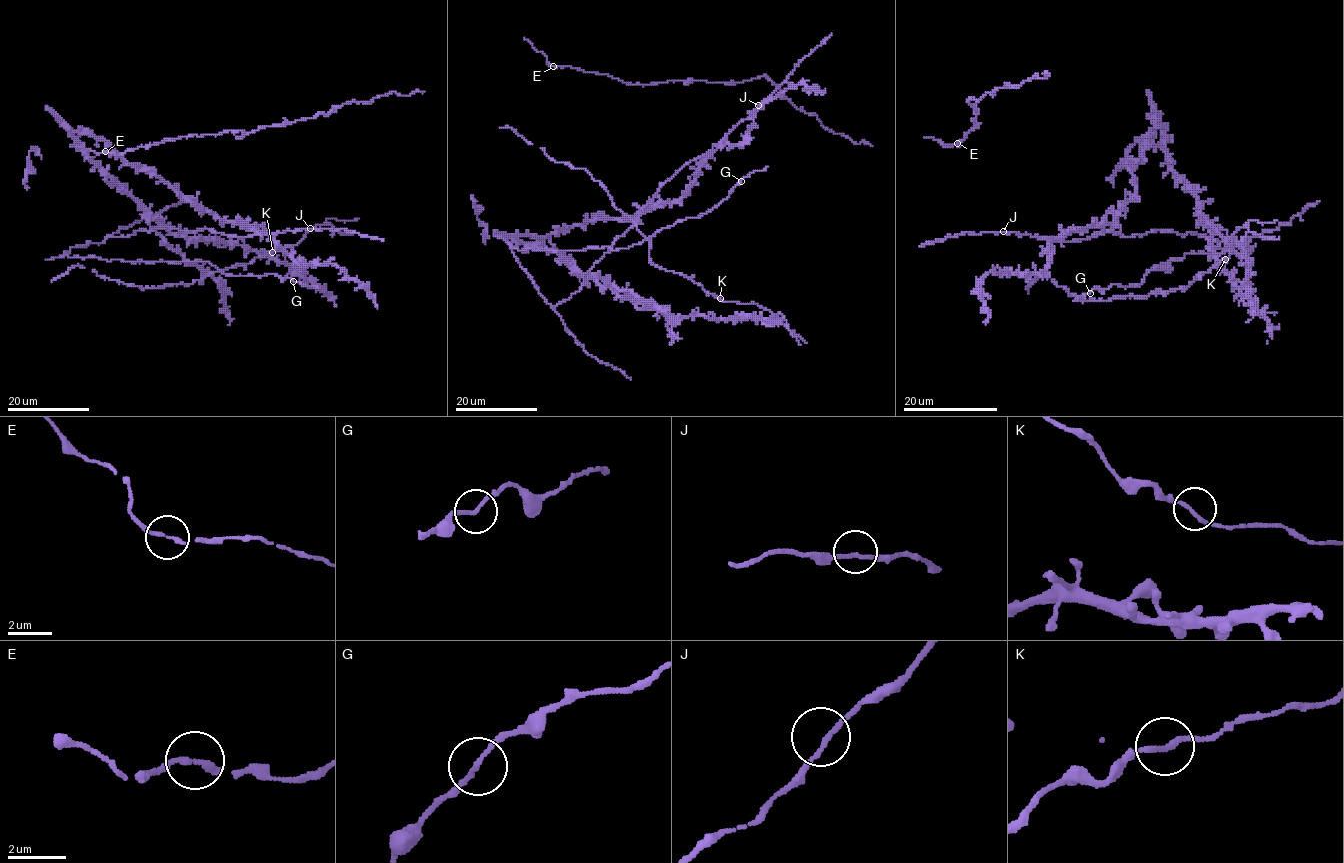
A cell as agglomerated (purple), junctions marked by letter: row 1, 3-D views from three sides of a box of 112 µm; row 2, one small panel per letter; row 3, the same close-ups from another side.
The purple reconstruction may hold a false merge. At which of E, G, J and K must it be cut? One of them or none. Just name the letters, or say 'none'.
none

